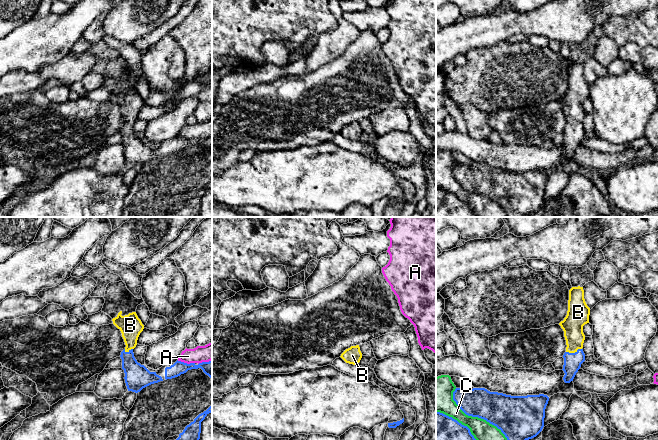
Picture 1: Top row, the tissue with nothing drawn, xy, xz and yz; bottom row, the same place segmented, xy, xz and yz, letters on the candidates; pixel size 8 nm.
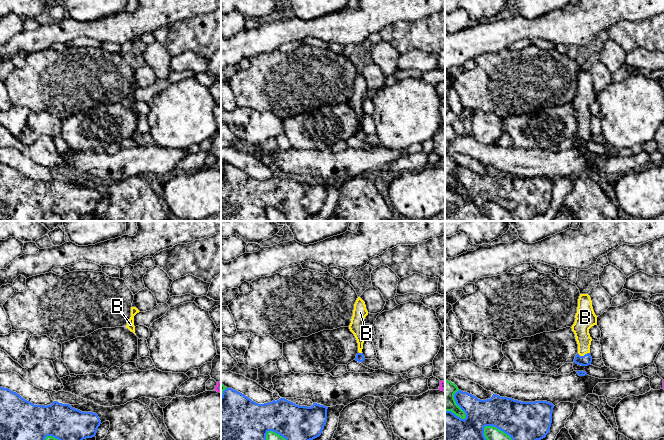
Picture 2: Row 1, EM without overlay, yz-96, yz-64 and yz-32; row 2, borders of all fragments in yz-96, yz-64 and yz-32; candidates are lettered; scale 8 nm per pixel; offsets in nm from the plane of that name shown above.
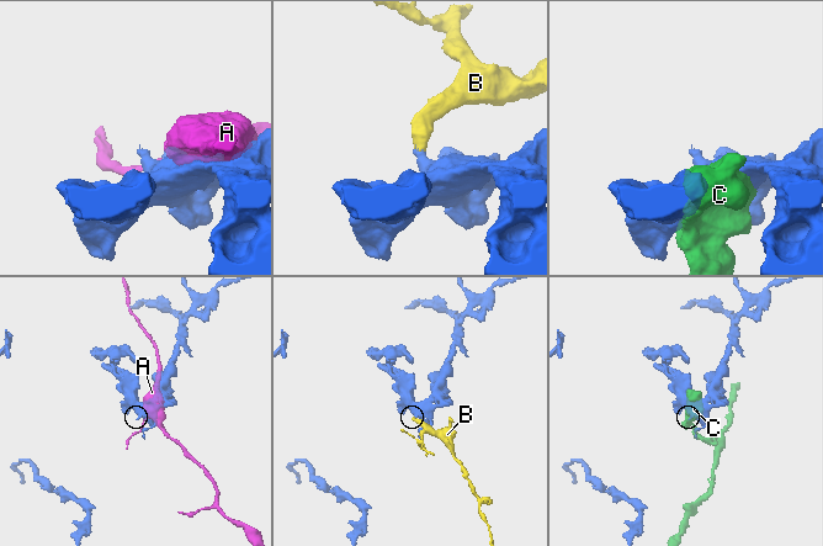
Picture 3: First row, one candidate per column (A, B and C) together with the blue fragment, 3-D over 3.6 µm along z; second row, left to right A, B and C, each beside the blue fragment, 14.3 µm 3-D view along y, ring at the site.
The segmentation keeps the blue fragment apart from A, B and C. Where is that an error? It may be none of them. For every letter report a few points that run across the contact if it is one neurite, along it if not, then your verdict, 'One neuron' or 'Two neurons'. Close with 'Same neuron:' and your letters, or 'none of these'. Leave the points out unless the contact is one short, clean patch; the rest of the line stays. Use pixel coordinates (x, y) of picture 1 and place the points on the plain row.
A: Two neurons
B: Line: yz (572, 137), (573, 129), (572, 101). One neuron
C: Two neurons
Same neuron: B

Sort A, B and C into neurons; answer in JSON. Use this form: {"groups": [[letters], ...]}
{"groups": [["A"], ["B"], ["C"]]}

